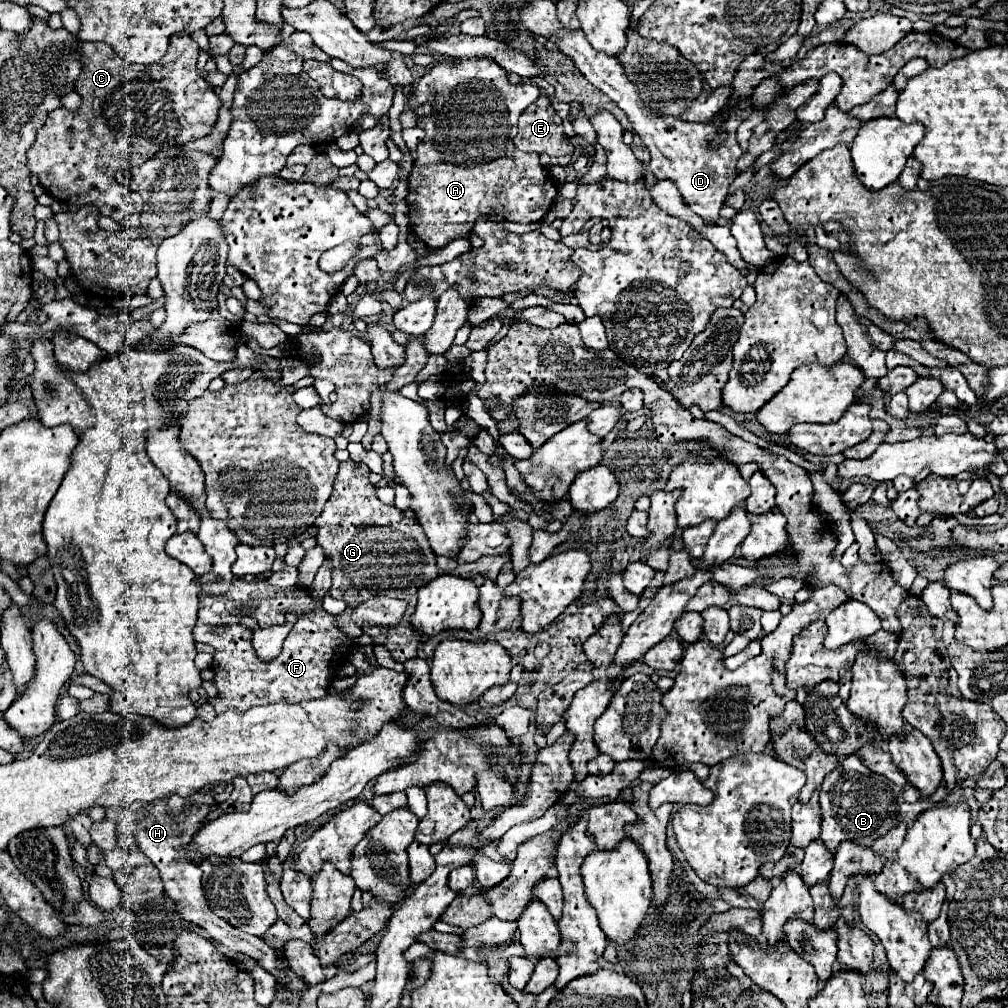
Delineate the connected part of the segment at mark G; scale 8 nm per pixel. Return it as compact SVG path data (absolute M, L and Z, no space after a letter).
M341 462L333 494L315 522L315 540L325 556L331 558L330 595L351 608L371 596L395 596L407 600L409 608L415 610L417 590L441 574L435 564L435 552L431 552L415 518L407 518L395 506L379 502L369 474L371 470L363 462Z

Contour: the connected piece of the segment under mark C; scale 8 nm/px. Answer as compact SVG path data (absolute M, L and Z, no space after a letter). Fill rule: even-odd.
M187 34L171 36L167 54L159 62L147 66L131 66L131 62L123 62L123 58L119 58L119 54L115 54L111 46L103 42L81 42L79 50L81 78L77 80L75 90L81 96L81 106L77 110L57 108L49 114L47 122L37 132L35 146L27 152L29 168L31 174L39 178L45 192L49 192L53 198L77 206L91 204L103 216L111 216L123 226L137 226L143 212L143 200L137 192L117 182L117 172L123 166L143 164L163 148L181 146L207 136L217 122L217 114L223 102L217 92L213 92L209 84L197 74L195 64L199 46Z

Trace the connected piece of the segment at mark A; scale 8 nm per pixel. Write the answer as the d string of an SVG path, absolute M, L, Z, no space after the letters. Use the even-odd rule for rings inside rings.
M491 58L443 60L413 86L407 104L411 108L417 108L423 102L435 100L433 108L437 110L437 114L423 116L417 122L417 126L423 128L427 136L417 146L417 160L413 162L409 176L409 194L405 198L409 206L411 230L421 242L425 242L429 248L443 248L455 238L469 238L477 216L485 214L485 210L481 210L481 198L513 198L513 214L519 214L521 224L539 222L547 214L557 196L557 186L551 180L549 172L541 168L539 154L519 152L513 146L513 138L517 134L517 118L537 98L537 86L529 82L511 86L507 82L507 72ZM471 82L485 84L491 96L443 96L443 90L455 90L459 86L469 86Z

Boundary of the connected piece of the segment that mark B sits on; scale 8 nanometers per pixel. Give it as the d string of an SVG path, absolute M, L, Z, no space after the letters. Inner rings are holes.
M851 754L843 762L839 762L839 766L823 780L823 786L821 786L821 814L823 814L821 840L827 846L827 850L831 850L833 854L837 852L837 846L845 840L851 840L859 846L873 846L873 842L877 838L885 836L899 822L909 820L909 824L911 824L923 812L921 800L925 800L925 798L919 798L919 792L915 792L909 784L901 786L879 774L871 774L871 770L867 770L867 766L863 766L863 762L859 762L859 756Z

